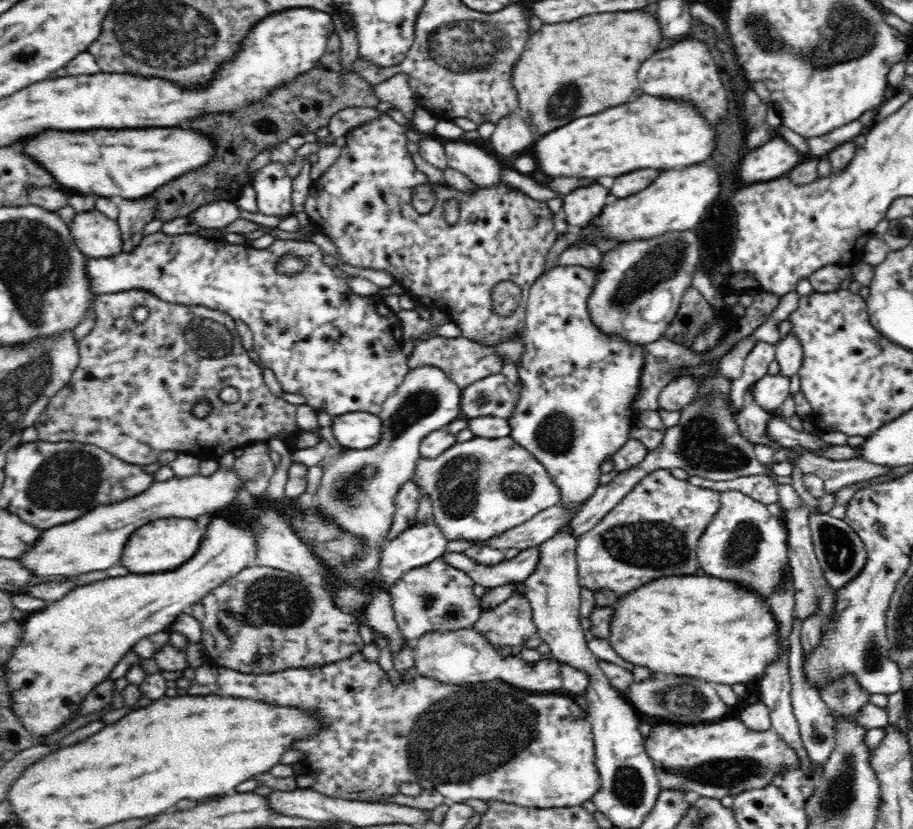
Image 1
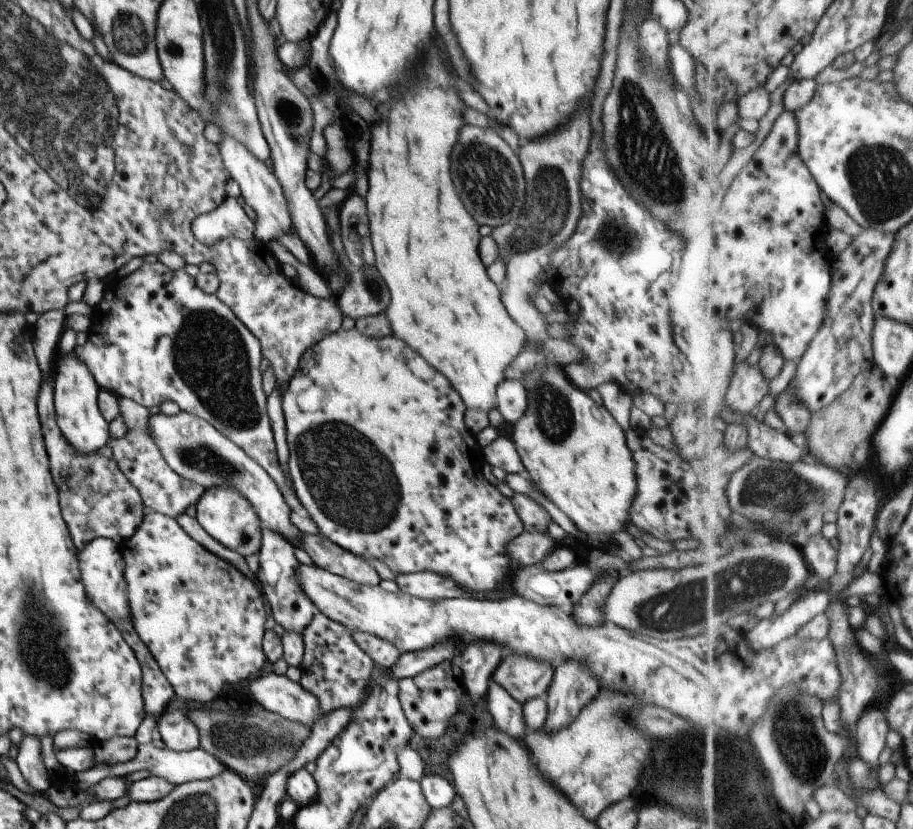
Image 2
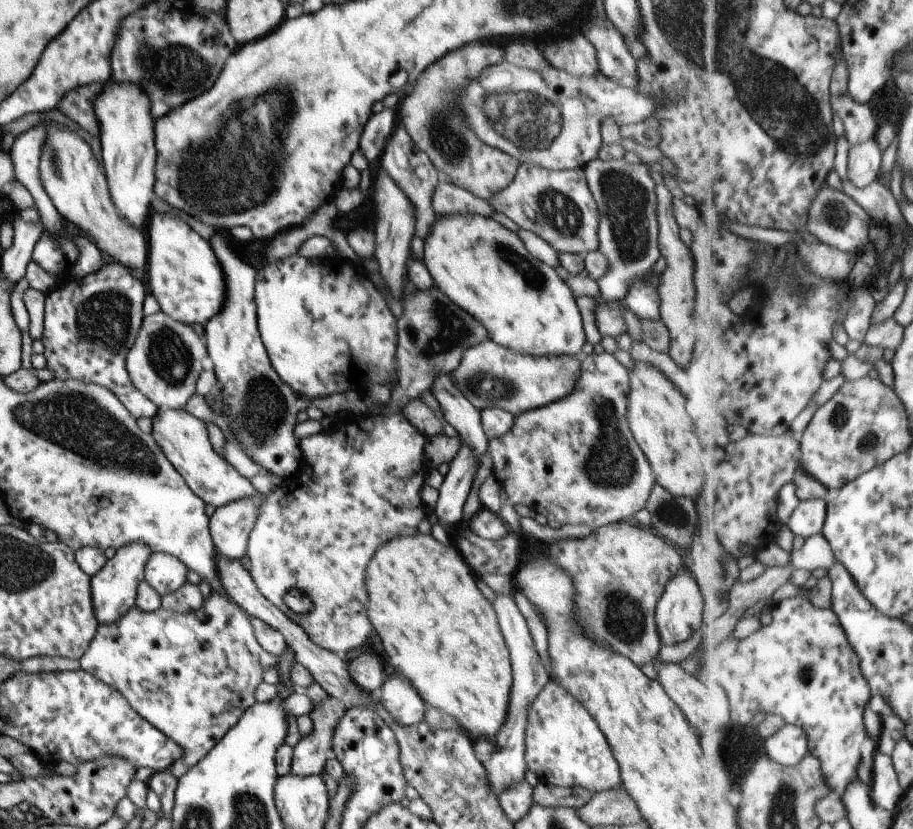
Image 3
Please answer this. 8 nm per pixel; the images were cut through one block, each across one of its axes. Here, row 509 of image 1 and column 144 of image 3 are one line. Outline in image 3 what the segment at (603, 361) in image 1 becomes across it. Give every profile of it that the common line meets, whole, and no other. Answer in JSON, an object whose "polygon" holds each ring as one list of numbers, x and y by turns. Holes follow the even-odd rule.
{"polygon":[[162,552,152,553,144,569,146,582,160,594,173,593,186,582,188,569,174,555]]}

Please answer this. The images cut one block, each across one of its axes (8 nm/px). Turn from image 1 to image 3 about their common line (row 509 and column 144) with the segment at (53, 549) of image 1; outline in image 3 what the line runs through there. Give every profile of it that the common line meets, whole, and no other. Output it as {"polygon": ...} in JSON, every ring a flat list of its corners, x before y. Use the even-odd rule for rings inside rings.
{"polygon":[[130,82,103,84,102,92,92,104,98,120,98,134,101,142,102,164,104,164,110,198,122,218,146,229,148,218,153,212,150,207,154,196,156,149,154,146,154,120,150,116,150,100]]}

